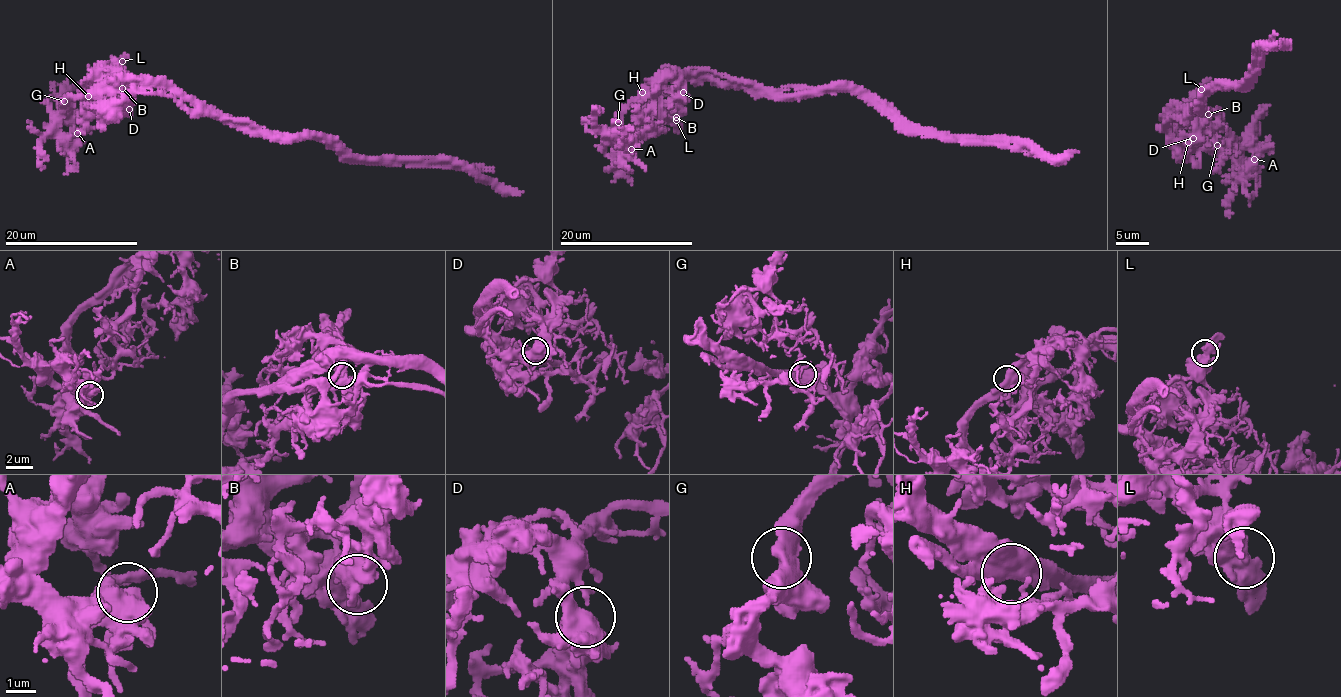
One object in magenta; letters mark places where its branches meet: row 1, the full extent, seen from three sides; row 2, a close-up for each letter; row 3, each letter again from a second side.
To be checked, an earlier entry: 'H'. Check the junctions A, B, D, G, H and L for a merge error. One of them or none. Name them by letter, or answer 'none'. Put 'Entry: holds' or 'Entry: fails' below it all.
H
Entry: holds

